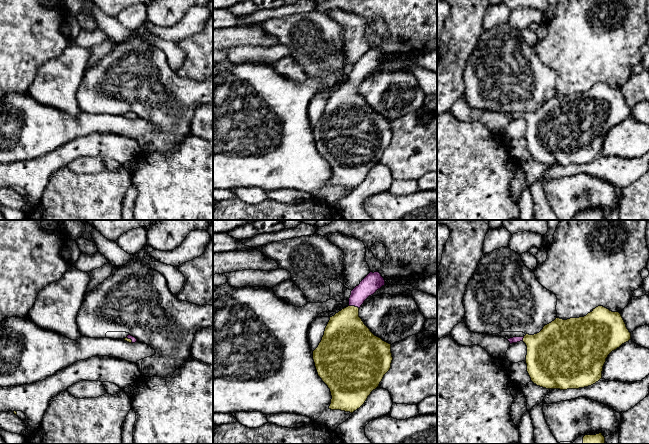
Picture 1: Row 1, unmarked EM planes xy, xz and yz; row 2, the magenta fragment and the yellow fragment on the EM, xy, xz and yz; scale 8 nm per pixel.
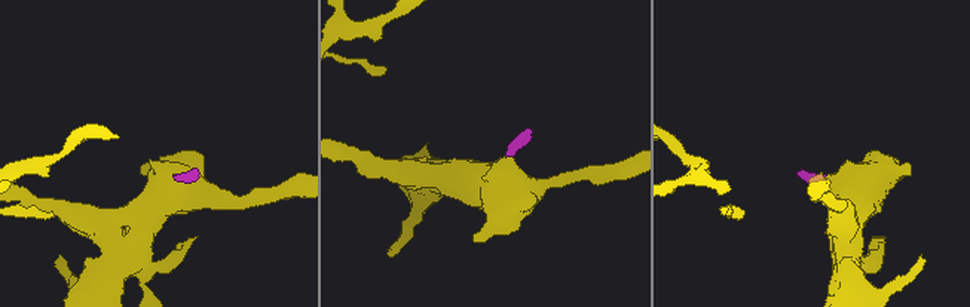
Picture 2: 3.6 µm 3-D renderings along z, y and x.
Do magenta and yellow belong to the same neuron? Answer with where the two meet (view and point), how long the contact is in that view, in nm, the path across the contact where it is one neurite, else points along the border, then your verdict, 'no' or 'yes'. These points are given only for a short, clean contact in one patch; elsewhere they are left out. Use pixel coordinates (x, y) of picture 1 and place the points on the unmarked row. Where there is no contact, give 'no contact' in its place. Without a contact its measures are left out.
meets magenta in xz at (354, 81); contact 80 nm long; runs through xz (372, 58), (357, 73), (354, 81), (346, 99), (346, 111); yes

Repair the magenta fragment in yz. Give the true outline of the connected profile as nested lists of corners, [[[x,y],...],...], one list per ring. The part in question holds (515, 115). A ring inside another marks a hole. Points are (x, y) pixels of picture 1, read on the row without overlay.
[[[598,82],[584,93],[556,94],[534,111],[508,115],[510,120],[523,117],[527,122],[526,140],[531,157],[546,165],[579,165],[602,155],[608,131],[631,115],[631,109],[619,88]]]

